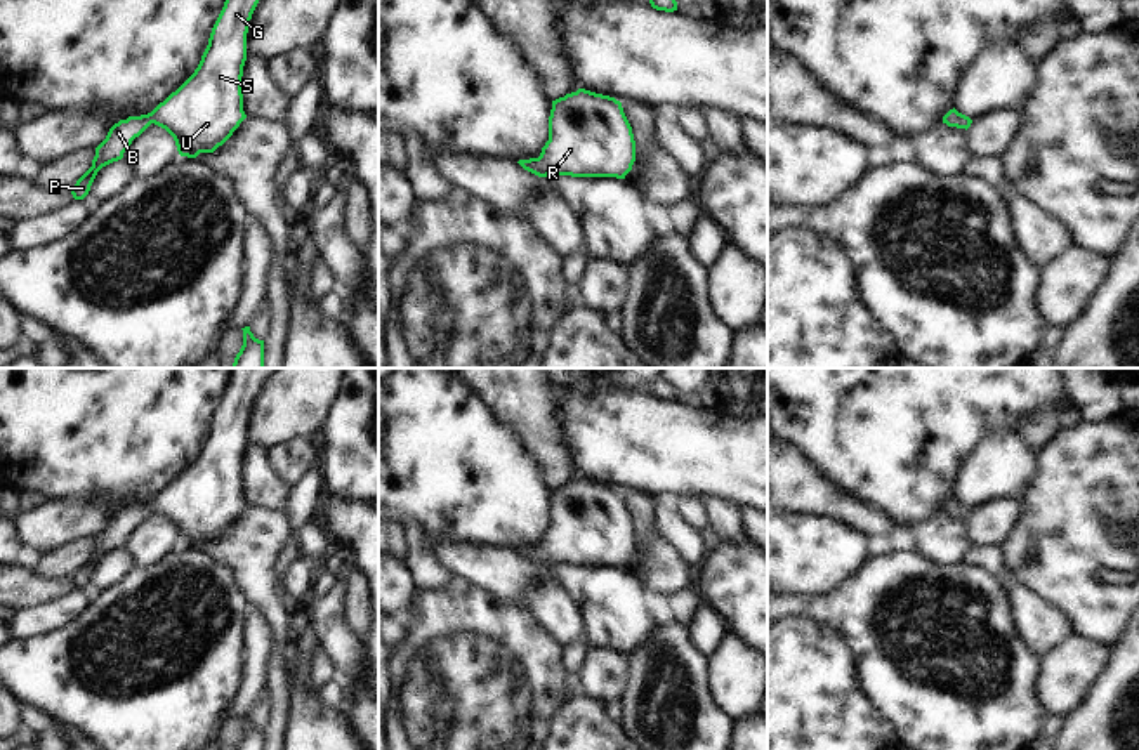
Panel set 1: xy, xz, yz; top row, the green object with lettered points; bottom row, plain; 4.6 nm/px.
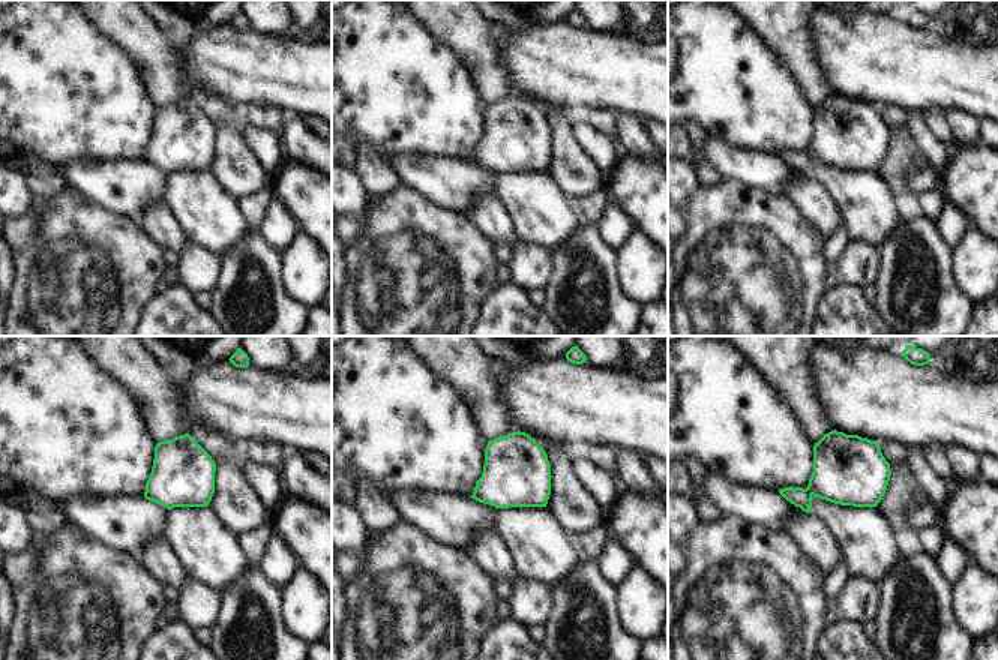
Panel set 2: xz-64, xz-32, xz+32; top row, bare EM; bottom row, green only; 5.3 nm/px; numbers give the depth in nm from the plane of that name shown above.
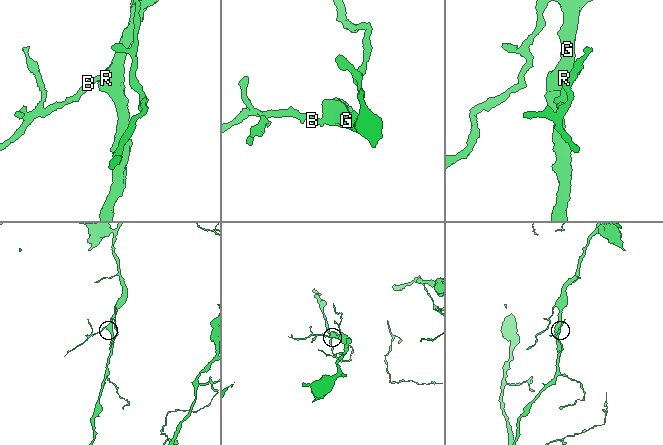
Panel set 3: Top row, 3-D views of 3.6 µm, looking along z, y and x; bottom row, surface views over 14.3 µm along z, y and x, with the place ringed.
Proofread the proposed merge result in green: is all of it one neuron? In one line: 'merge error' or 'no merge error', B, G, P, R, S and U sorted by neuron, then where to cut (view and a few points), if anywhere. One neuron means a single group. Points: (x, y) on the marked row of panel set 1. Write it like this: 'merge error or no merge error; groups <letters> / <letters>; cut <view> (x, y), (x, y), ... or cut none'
no merge error; groups B G P R S U; cut none

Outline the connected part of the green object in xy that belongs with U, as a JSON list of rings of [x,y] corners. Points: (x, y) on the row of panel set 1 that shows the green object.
[[[226,0],[212,28],[208,45],[194,73],[151,113],[115,123],[95,148],[92,167],[76,181],[71,194],[83,200],[97,172],[123,153],[151,123],[165,128],[181,156],[214,153],[247,118],[241,76],[247,61],[247,33],[259,0]]]

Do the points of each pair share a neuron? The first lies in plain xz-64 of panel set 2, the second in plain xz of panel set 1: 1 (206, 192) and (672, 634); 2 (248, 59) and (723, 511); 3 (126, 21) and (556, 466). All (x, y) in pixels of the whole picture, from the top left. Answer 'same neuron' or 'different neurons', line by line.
1: different neurons
2: different neurons
3: same neuron

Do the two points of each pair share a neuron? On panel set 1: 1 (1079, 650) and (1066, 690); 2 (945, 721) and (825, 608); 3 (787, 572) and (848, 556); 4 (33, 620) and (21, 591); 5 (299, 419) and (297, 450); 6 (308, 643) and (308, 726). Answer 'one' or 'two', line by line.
1: one
2: one
3: one
4: two
5: two
6: one

